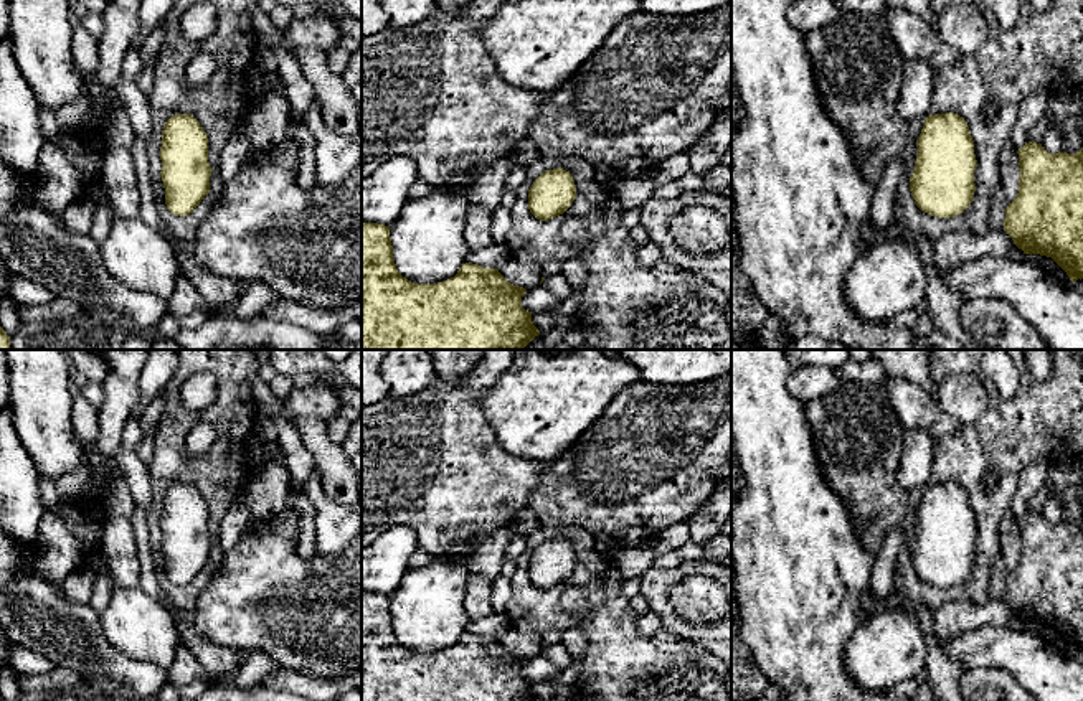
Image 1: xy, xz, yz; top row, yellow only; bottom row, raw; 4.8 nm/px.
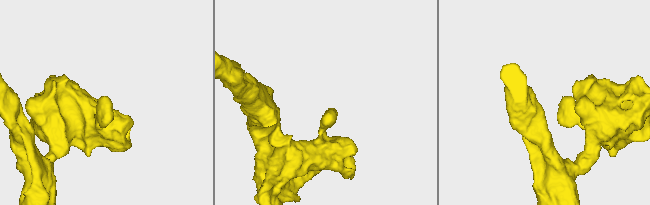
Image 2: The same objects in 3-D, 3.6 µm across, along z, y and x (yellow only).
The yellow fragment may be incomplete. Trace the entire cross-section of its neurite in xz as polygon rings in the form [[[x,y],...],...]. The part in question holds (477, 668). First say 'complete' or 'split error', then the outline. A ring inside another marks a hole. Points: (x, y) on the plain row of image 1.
complete | [[[362,590],[362,701],[538,701],[522,676],[525,661],[499,638],[471,632],[447,650],[414,653],[396,638],[390,595]]]

